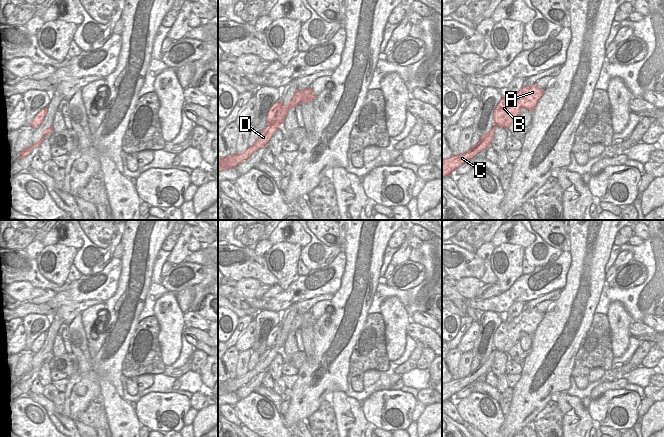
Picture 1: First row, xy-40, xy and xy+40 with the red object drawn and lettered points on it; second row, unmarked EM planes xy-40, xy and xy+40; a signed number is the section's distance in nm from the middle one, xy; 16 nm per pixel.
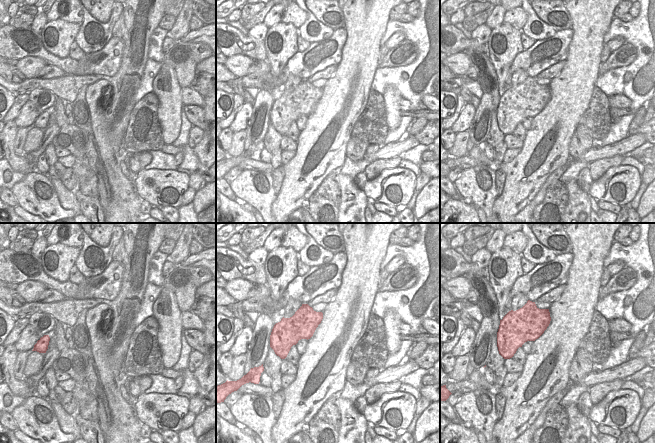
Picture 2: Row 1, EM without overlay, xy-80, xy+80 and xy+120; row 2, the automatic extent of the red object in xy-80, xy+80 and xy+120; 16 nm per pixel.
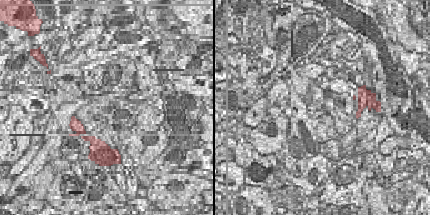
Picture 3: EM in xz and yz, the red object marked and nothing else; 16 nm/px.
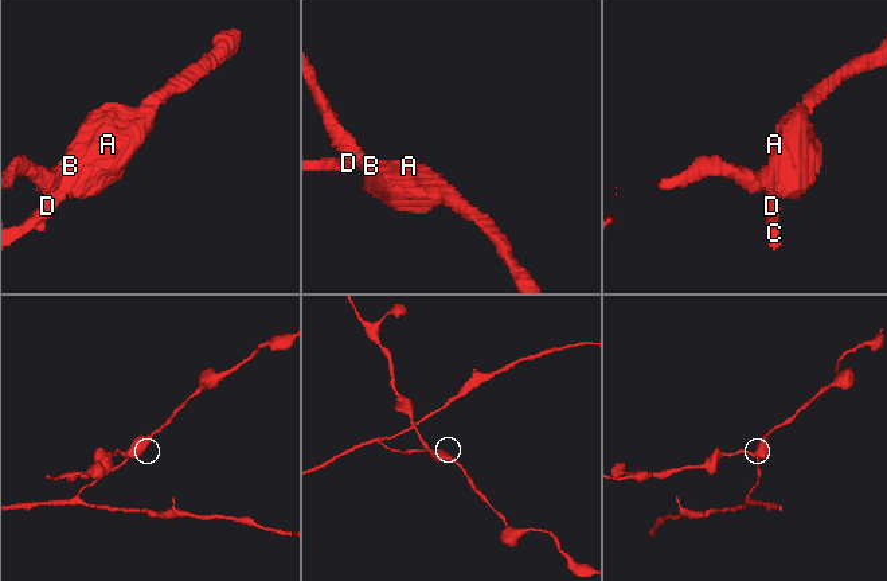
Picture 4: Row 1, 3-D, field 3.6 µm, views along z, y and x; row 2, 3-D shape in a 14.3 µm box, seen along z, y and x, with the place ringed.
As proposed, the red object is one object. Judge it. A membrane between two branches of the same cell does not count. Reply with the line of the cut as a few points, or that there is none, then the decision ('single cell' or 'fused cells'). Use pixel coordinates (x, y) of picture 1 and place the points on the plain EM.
xy (281, 347), (269, 347), (267, 349) | fused cells

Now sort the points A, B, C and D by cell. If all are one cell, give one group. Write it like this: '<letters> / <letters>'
A B / C D

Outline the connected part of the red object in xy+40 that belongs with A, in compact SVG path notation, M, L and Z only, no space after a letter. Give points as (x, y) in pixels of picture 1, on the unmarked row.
M535 307L533 309L523 310L511 322L503 321L493 336L494 349L508 353L520 340L522 332L533 336L544 316L545 313L538 312Z

